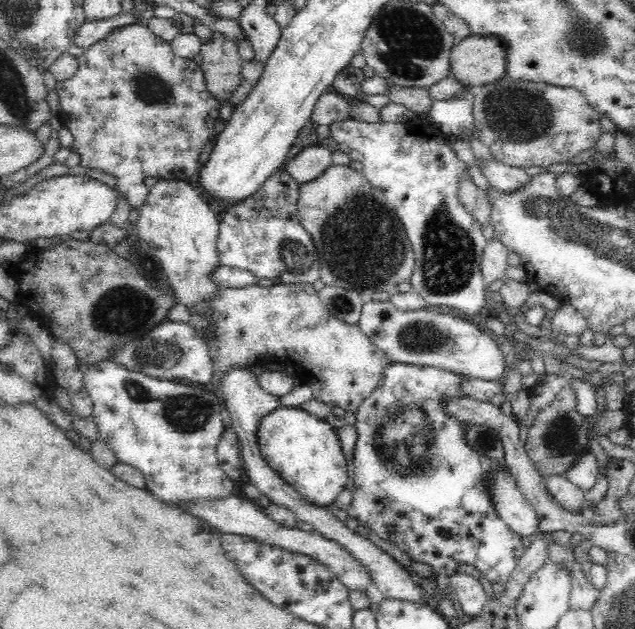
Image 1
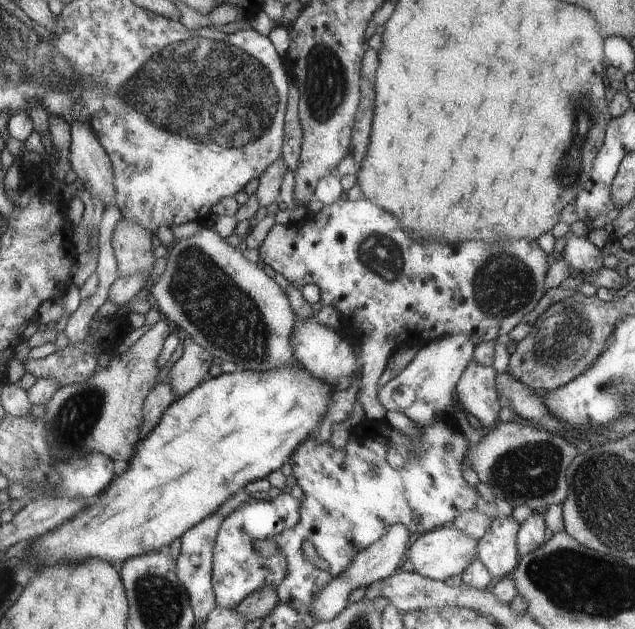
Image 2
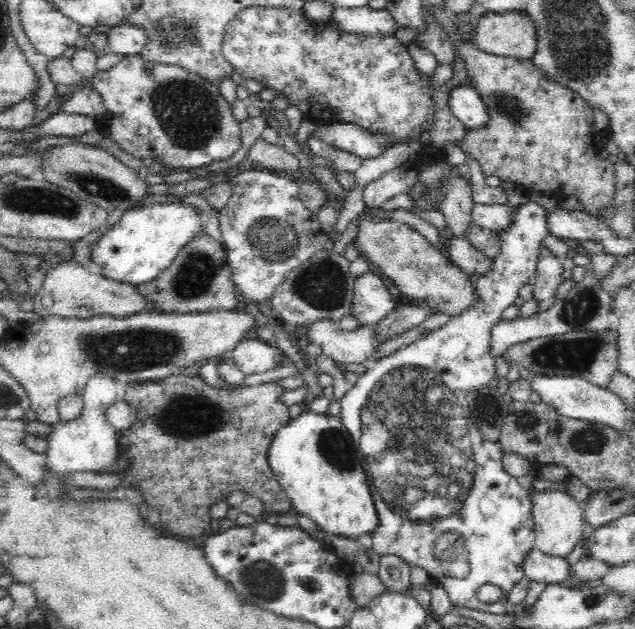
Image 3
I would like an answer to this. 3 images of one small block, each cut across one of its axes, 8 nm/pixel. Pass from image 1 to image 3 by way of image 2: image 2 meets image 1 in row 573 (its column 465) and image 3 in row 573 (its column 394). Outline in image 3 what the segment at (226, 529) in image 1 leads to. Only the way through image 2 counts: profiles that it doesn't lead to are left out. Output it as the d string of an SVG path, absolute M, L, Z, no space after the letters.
M382 556L378 568L378 580L384 584L388 592L412 596L410 576L412 576L412 568L408 566L408 562L400 560L398 556Z

